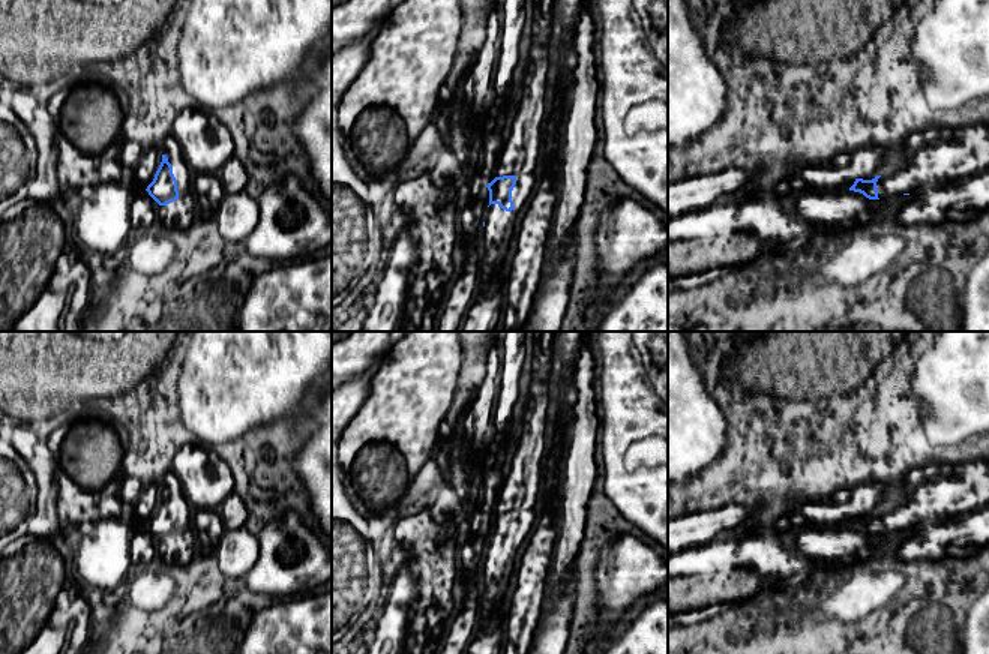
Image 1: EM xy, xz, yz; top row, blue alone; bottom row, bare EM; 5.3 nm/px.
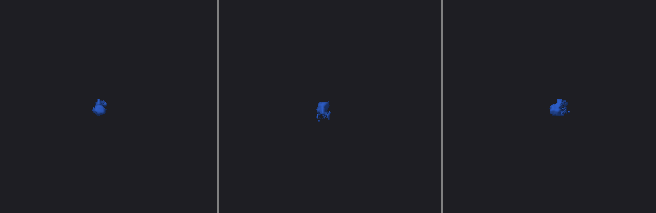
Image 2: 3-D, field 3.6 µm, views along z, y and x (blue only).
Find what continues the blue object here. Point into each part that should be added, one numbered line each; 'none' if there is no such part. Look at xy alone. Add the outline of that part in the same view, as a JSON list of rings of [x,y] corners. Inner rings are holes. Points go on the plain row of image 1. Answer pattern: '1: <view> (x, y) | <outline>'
1: xy (170, 483) | [[[173,471],[162,477],[161,488],[168,494],[168,498],[173,502],[173,510],[177,516],[179,534],[192,530],[195,510],[185,500],[182,494],[182,483]]]

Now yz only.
1: yz (935, 492) | [[[969,460],[956,465],[932,464],[908,471],[899,483],[899,494],[887,501],[876,518],[879,536],[942,522],[989,506],[989,460]]]

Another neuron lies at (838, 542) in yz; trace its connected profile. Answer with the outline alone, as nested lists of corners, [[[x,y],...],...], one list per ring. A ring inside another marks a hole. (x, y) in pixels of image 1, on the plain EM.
[[[800,522],[789,532],[789,537],[803,556],[840,562],[869,556],[888,558],[897,554],[903,532],[869,536],[863,530],[846,524],[810,525]]]

